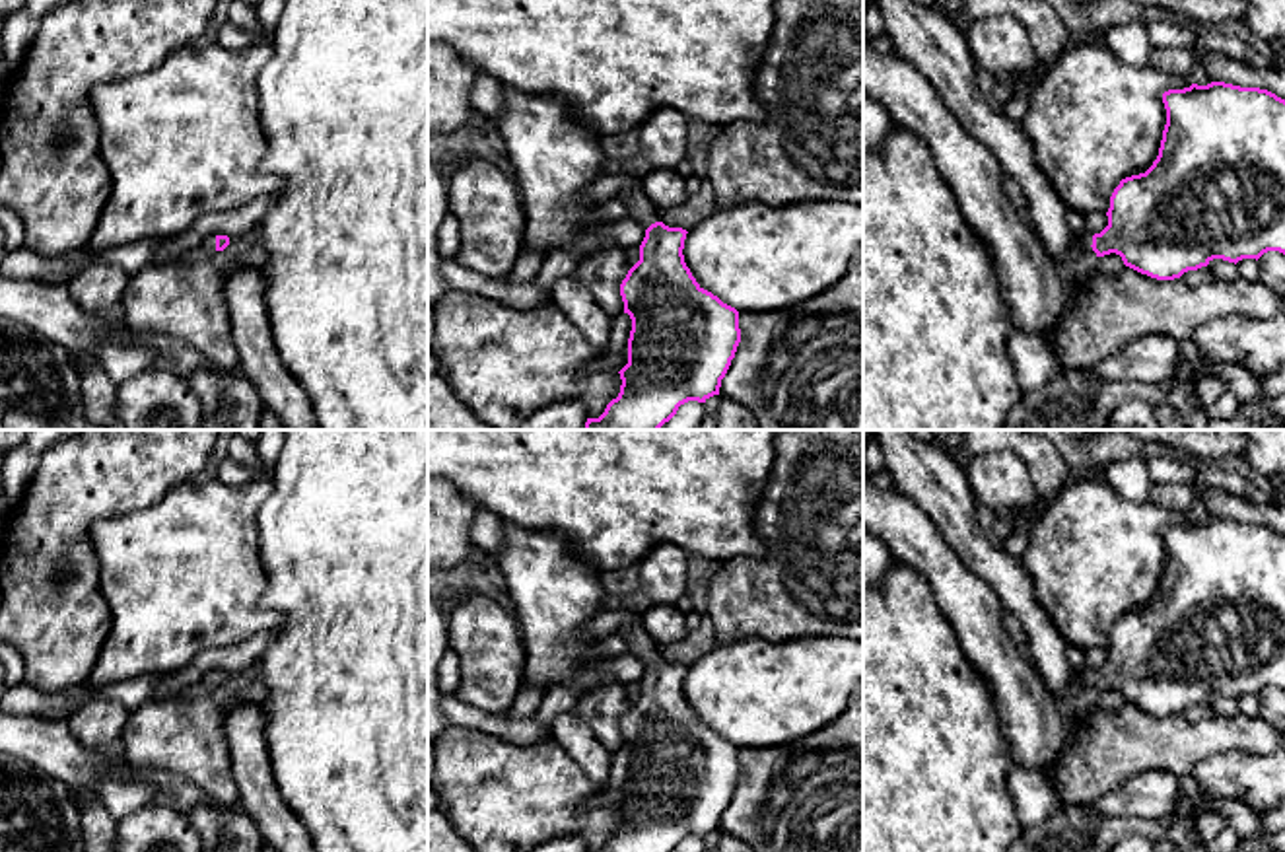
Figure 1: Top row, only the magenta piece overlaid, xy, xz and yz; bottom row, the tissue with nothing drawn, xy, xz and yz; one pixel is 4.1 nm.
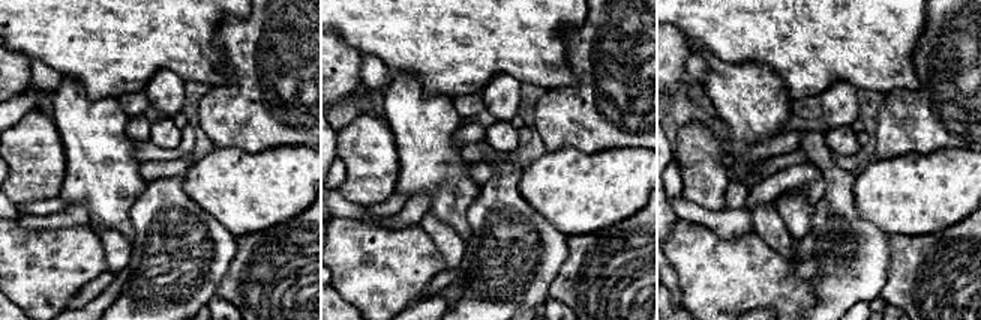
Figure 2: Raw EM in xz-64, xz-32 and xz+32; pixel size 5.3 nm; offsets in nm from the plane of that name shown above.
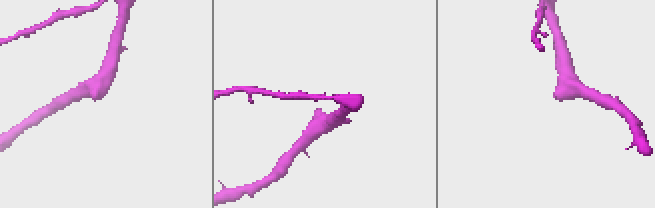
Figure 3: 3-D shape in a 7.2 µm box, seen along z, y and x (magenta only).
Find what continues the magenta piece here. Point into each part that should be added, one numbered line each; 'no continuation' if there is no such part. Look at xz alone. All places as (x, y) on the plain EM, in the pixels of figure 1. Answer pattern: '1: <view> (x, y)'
1: xz (642, 644)

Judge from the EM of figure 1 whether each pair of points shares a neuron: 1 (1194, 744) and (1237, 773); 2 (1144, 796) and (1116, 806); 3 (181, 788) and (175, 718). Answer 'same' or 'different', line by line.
1: different
2: same
3: different

